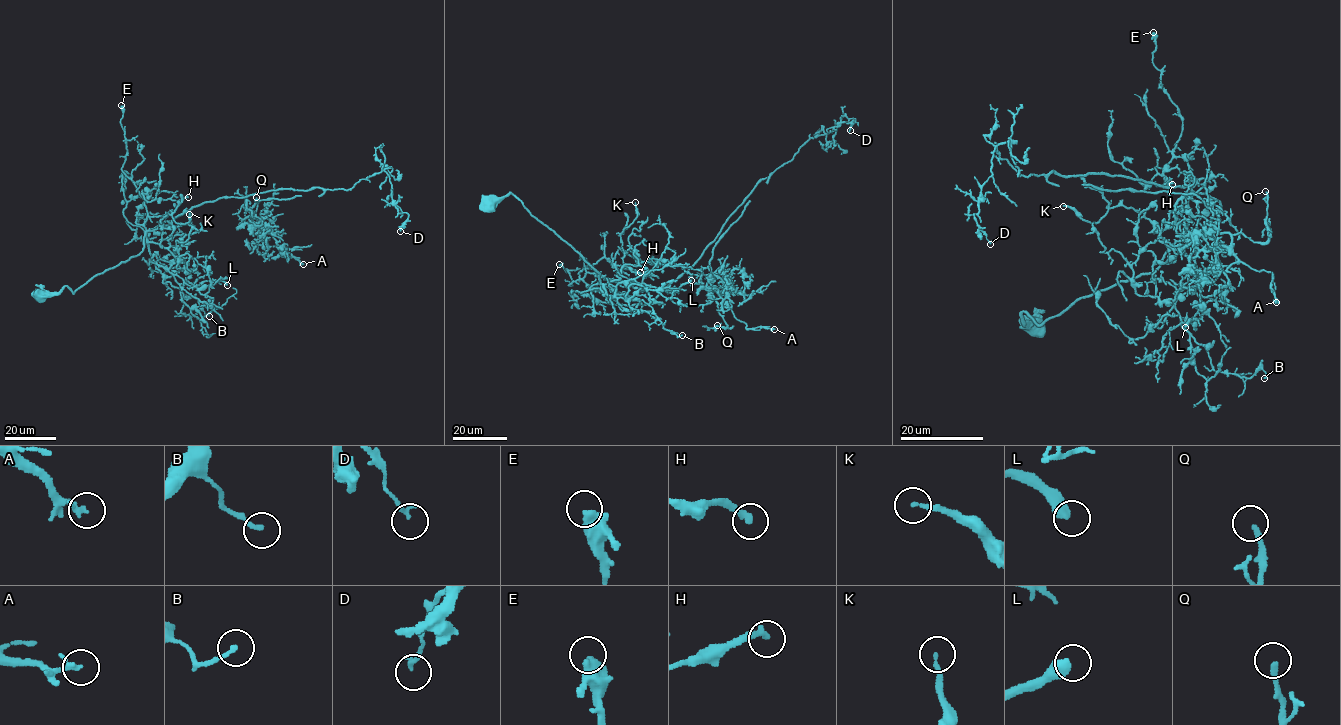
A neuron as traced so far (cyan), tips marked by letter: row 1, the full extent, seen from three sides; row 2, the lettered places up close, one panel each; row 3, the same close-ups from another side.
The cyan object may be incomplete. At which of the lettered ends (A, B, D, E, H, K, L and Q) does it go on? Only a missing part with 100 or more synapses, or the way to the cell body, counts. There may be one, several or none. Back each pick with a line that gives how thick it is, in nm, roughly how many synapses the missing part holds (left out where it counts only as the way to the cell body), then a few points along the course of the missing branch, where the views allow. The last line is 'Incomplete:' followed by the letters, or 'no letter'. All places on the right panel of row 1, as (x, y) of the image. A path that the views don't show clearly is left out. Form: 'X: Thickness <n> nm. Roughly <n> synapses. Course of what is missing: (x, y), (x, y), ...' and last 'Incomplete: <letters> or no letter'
Incomplete: no letter

